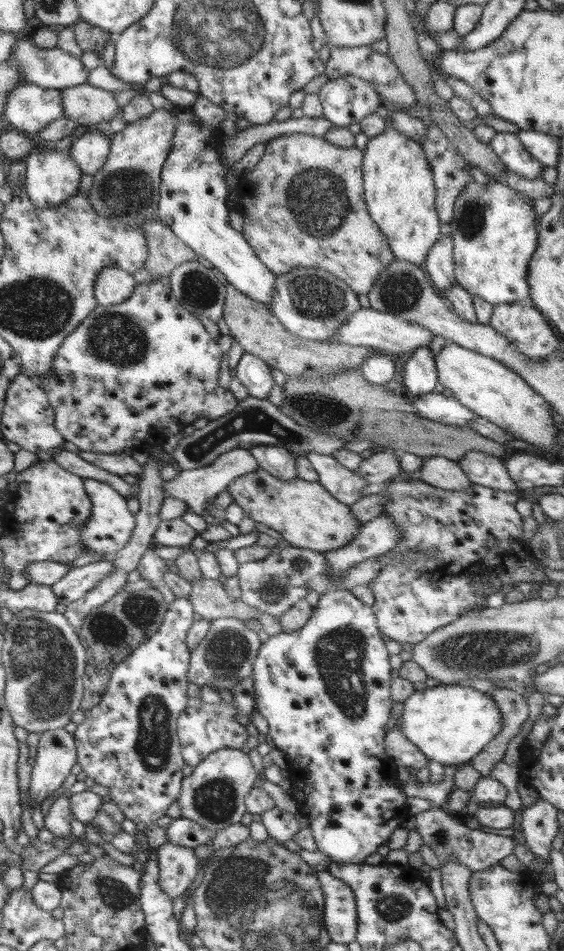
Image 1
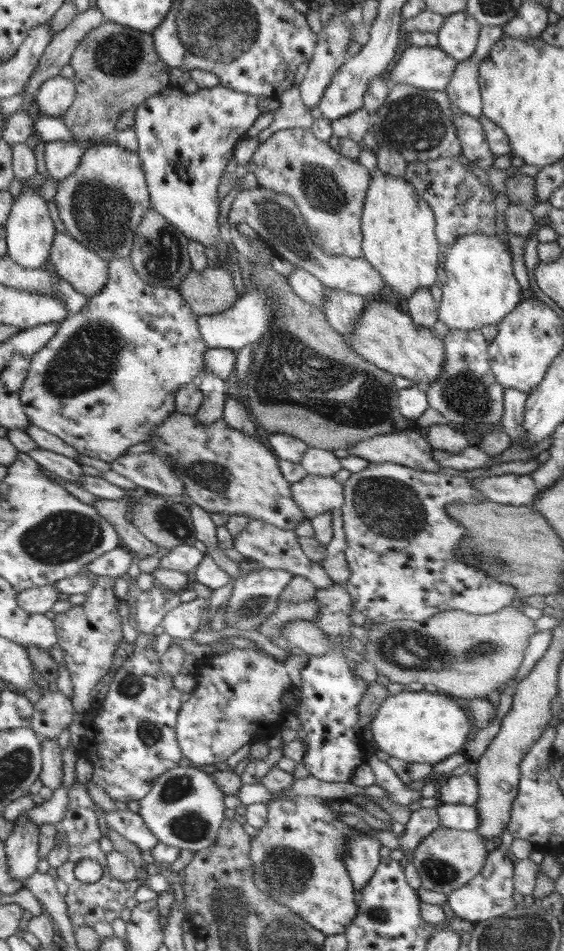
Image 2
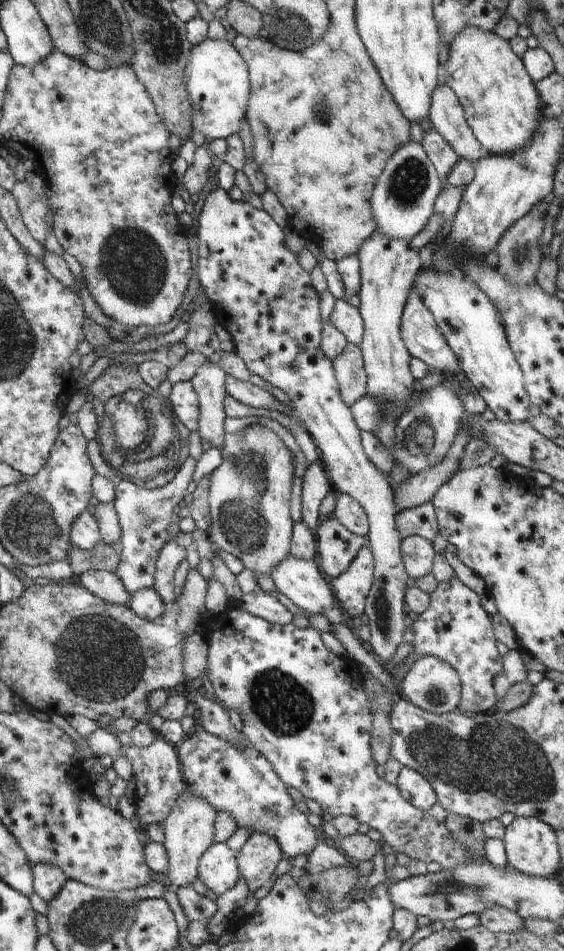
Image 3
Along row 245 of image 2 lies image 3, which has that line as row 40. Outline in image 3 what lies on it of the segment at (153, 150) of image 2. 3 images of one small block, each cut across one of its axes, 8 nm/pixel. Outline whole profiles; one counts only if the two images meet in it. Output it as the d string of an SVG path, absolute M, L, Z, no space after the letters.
M226 39L206 40L198 46L190 48L190 58L186 66L186 92L192 106L192 131L198 130L206 138L227 139L230 135L238 134L241 120L246 120L248 100L250 100L250 74L246 62L235 46Z

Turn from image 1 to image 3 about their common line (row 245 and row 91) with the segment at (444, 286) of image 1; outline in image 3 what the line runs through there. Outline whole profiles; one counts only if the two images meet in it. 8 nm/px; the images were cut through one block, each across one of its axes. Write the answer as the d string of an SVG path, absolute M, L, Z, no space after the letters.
M437 85L434 88L429 115L434 130L454 148L459 158L474 163L487 156L488 150L474 136L457 96L448 85Z

